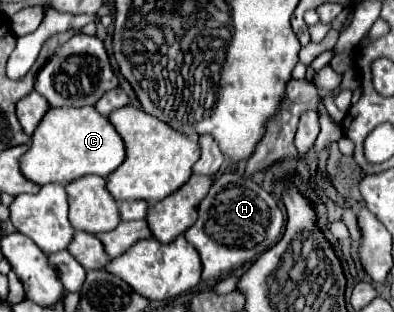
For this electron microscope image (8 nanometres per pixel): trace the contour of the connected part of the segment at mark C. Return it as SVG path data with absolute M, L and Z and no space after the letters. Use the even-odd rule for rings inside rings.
M93 106L49 108L31 136L29 150L19 158L25 178L43 186L49 182L69 184L79 176L111 174L125 158L125 146L111 122L97 114Z

